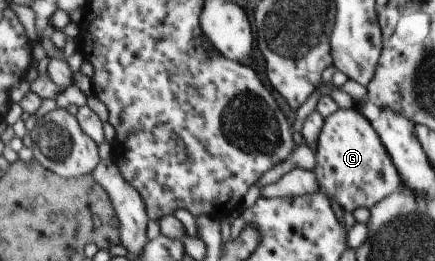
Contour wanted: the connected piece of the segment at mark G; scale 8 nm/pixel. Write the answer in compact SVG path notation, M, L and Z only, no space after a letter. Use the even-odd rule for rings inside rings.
M354 107L338 109L323 119L313 154L315 164L312 173L319 191L338 203L343 212L352 212L358 207L369 210L378 201L403 189L400 175L378 141L378 135L372 131L370 123L354 111Z

